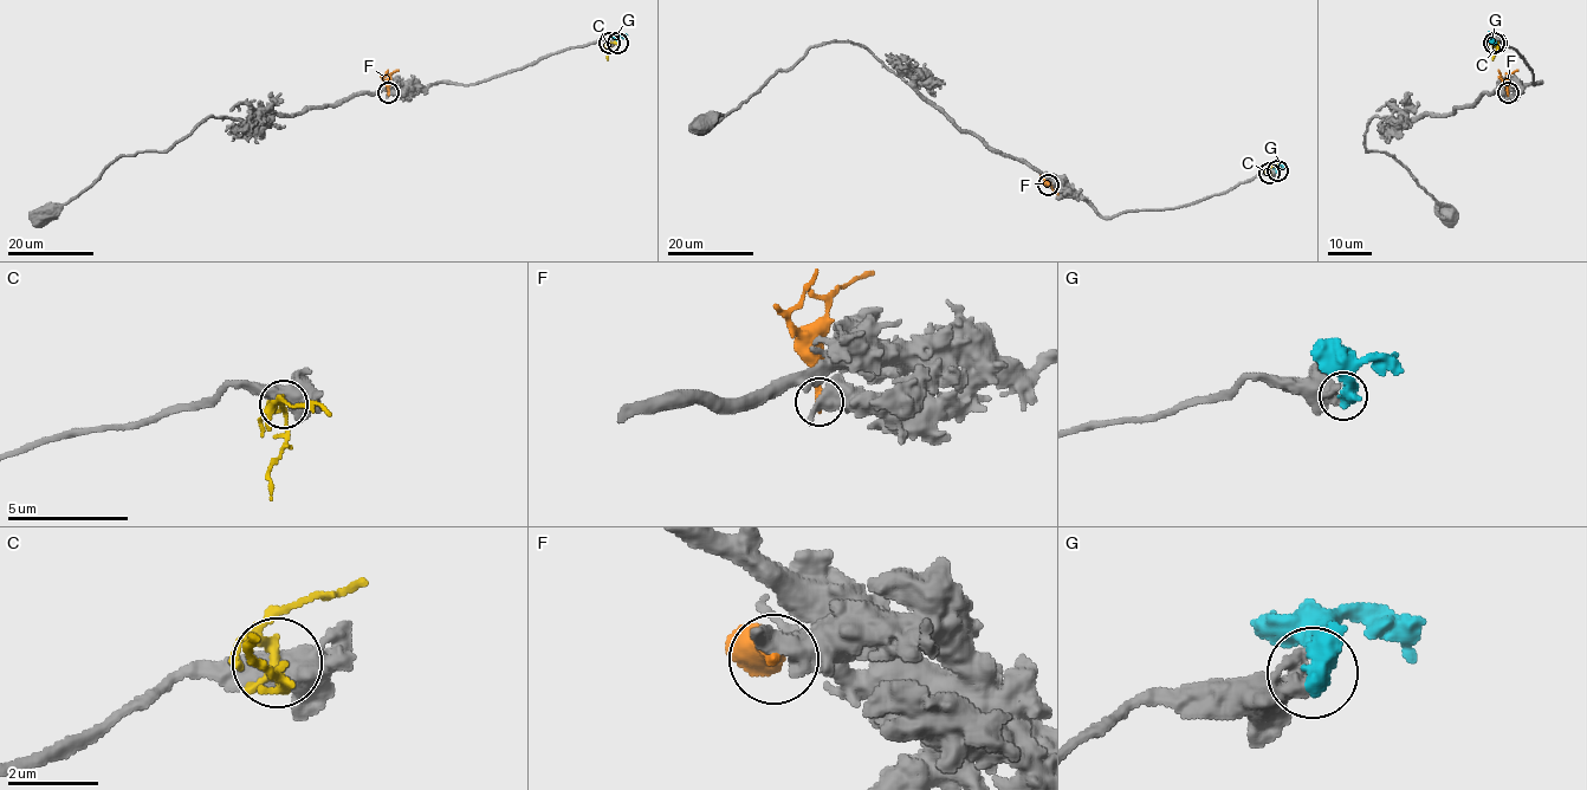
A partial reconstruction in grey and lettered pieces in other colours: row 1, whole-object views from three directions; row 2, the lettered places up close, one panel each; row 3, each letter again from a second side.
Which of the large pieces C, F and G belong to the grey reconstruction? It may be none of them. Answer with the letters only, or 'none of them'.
G

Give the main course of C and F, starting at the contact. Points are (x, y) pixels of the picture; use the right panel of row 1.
C: (1496, 43), (1498, 49), (1492, 59)
F: (1508, 94), (1508, 75), (1517, 70)

